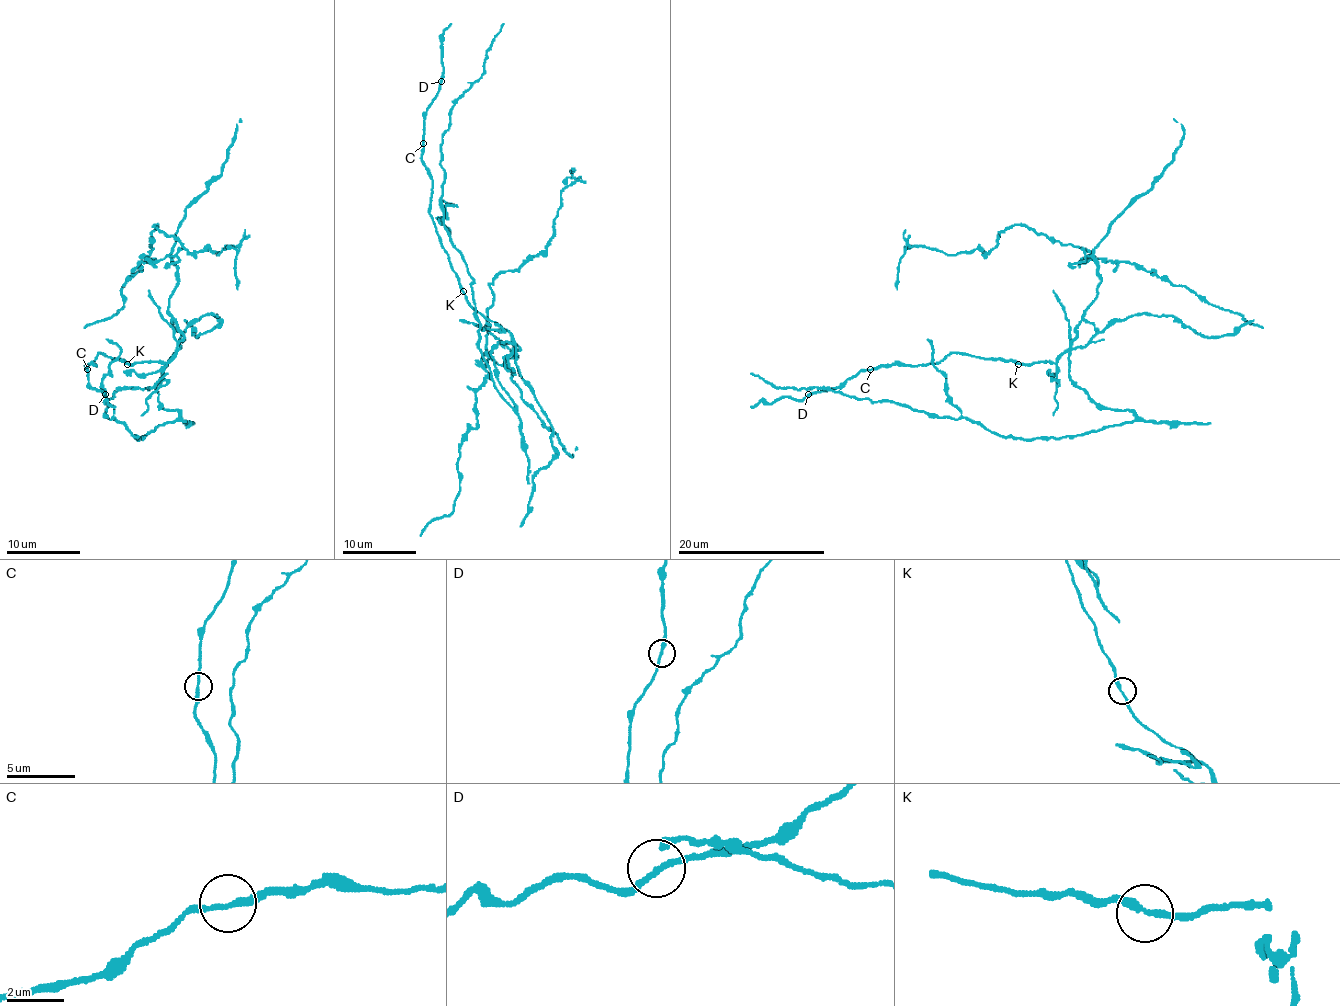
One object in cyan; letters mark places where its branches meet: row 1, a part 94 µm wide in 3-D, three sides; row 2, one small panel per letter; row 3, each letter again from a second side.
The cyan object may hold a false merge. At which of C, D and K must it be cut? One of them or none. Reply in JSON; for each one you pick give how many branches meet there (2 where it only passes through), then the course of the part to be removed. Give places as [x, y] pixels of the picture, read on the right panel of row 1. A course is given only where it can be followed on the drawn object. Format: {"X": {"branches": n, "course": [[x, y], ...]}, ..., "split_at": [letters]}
{"K": {"branches": 2, "course": [[1018, 363], [1067, 352], [1069, 376], [1097, 404], [1135, 418], [1075, 437], [1005, 437], [751, 372]]}, "split_at": ["K"]}

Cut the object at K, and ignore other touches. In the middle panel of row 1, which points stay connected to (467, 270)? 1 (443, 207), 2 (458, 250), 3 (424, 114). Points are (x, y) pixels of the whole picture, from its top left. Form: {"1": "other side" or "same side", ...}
{"1": "same side", "2": "same side", "3": "other side"}

